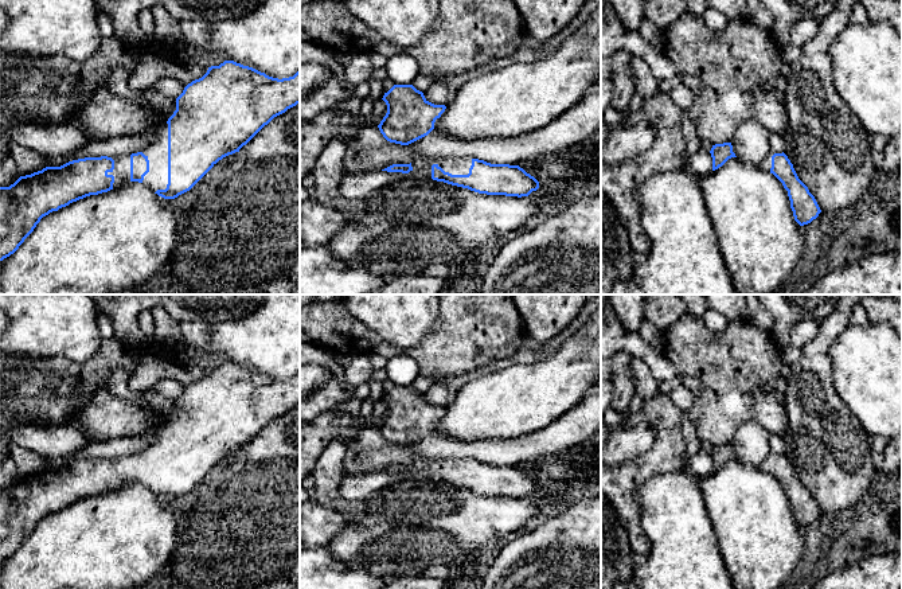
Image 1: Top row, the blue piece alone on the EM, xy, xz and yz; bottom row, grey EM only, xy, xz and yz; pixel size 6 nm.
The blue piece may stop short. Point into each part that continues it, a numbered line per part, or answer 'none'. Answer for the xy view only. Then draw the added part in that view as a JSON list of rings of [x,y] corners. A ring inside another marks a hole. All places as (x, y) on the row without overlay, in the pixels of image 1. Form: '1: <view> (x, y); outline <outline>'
1: xy (156, 480); outline [[[165,424],[157,440],[141,452],[149,461],[149,473],[142,485],[151,492],[165,491],[168,485],[168,425]]]

